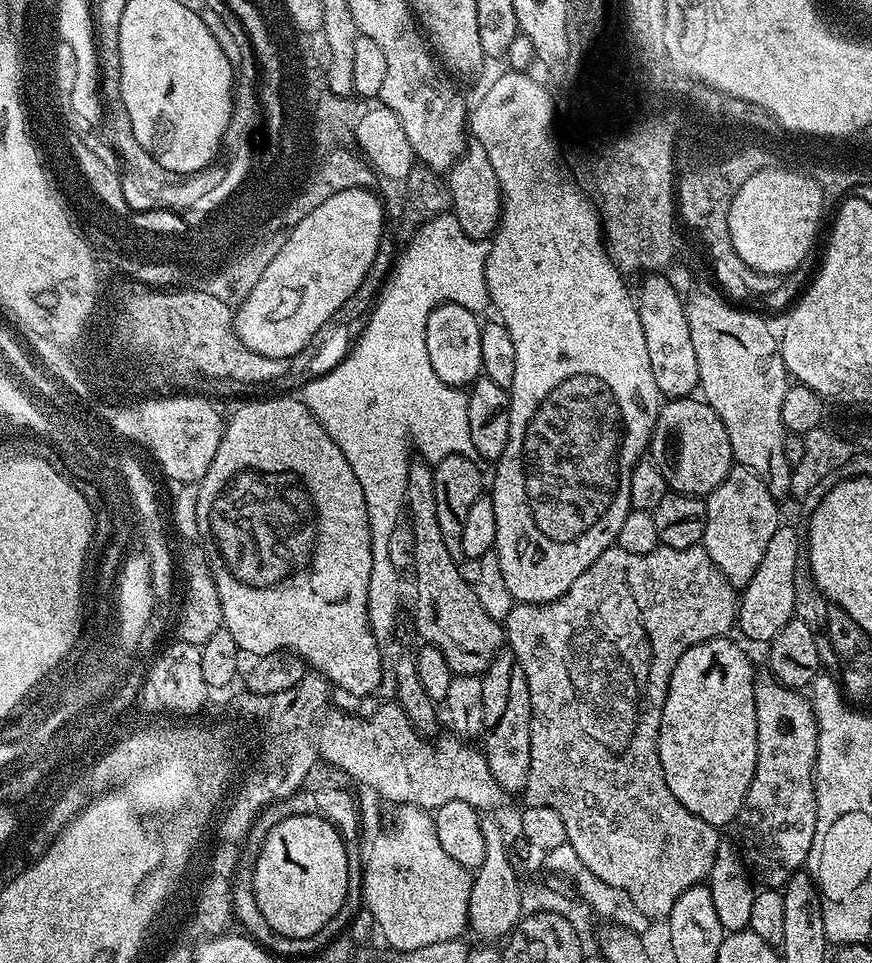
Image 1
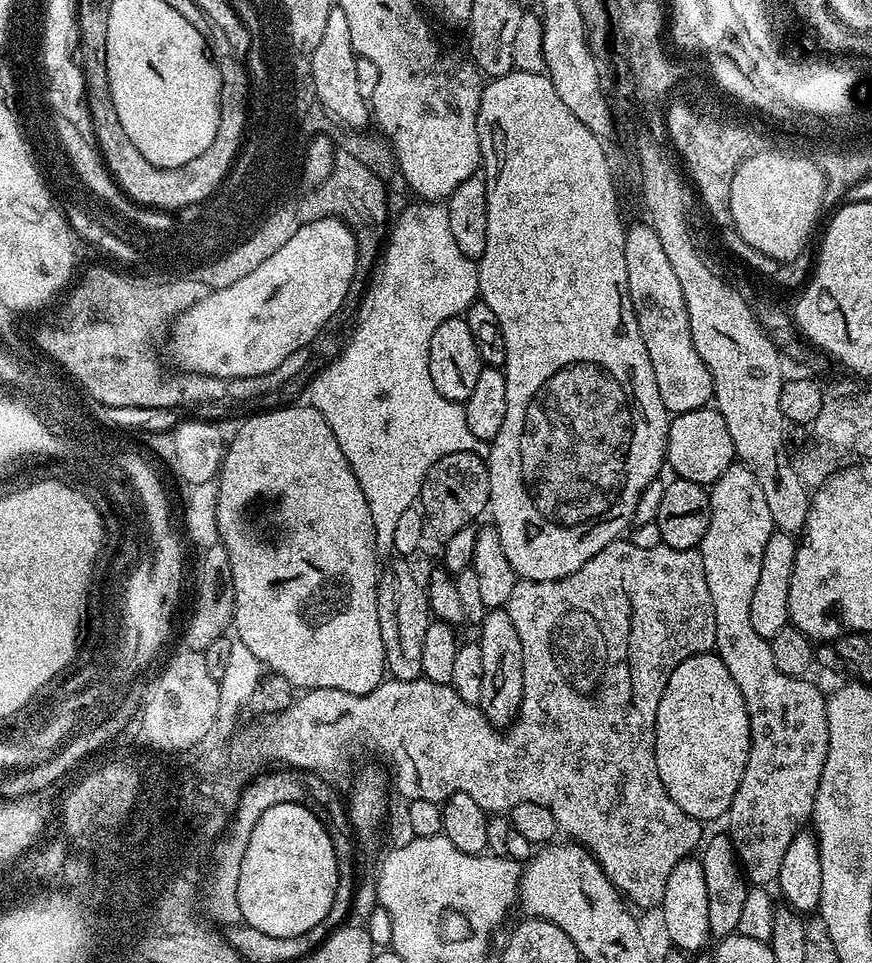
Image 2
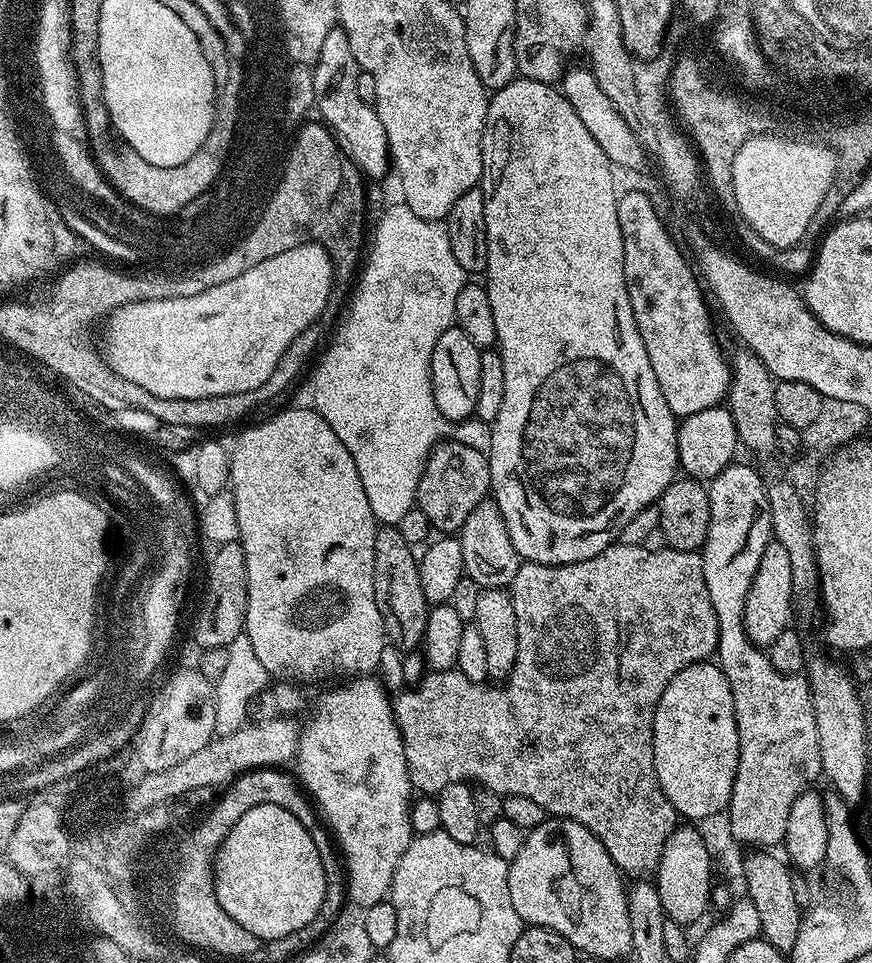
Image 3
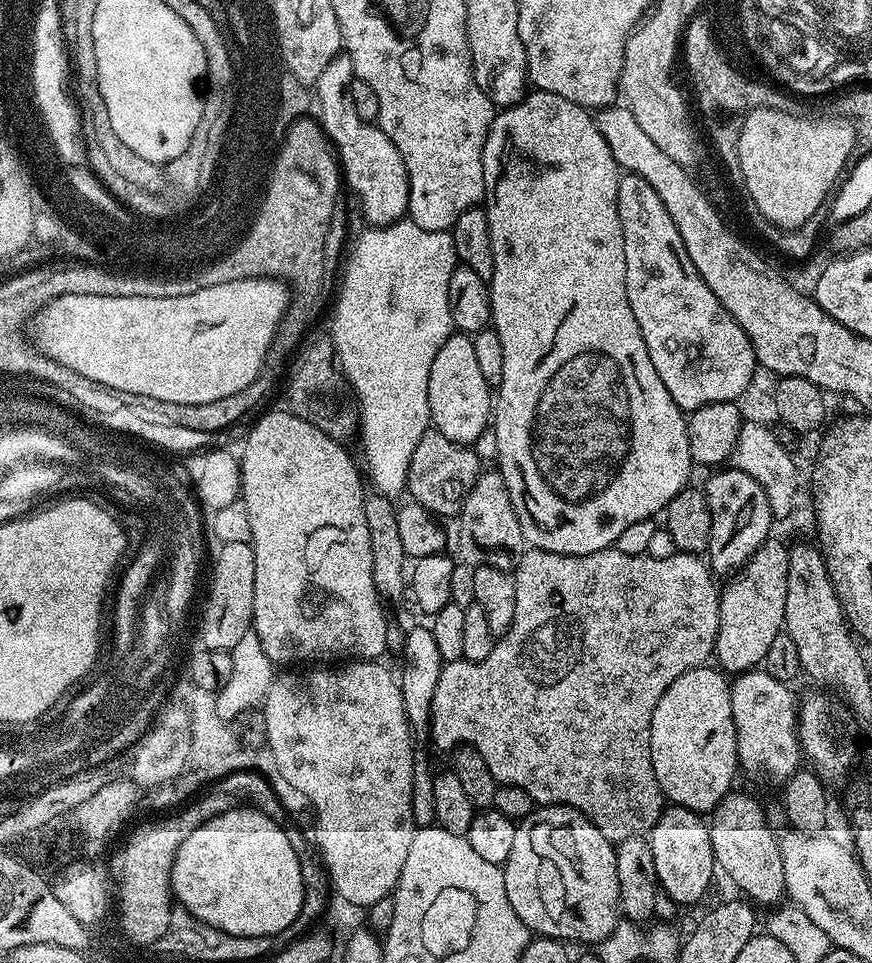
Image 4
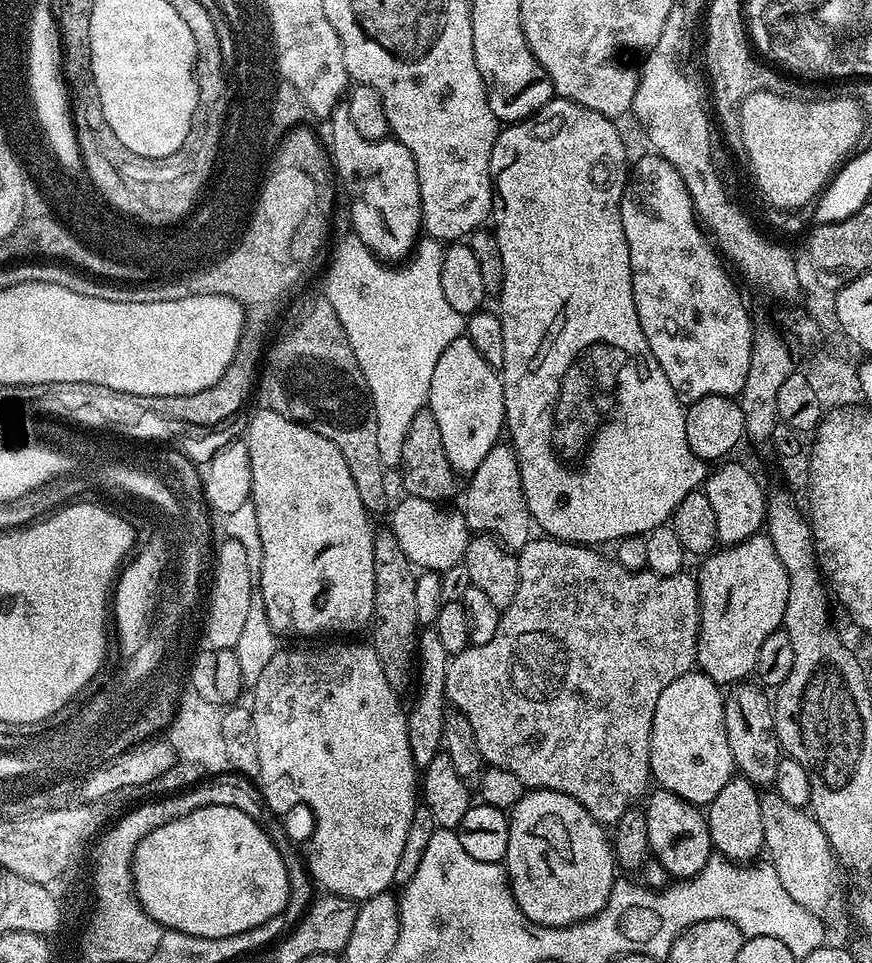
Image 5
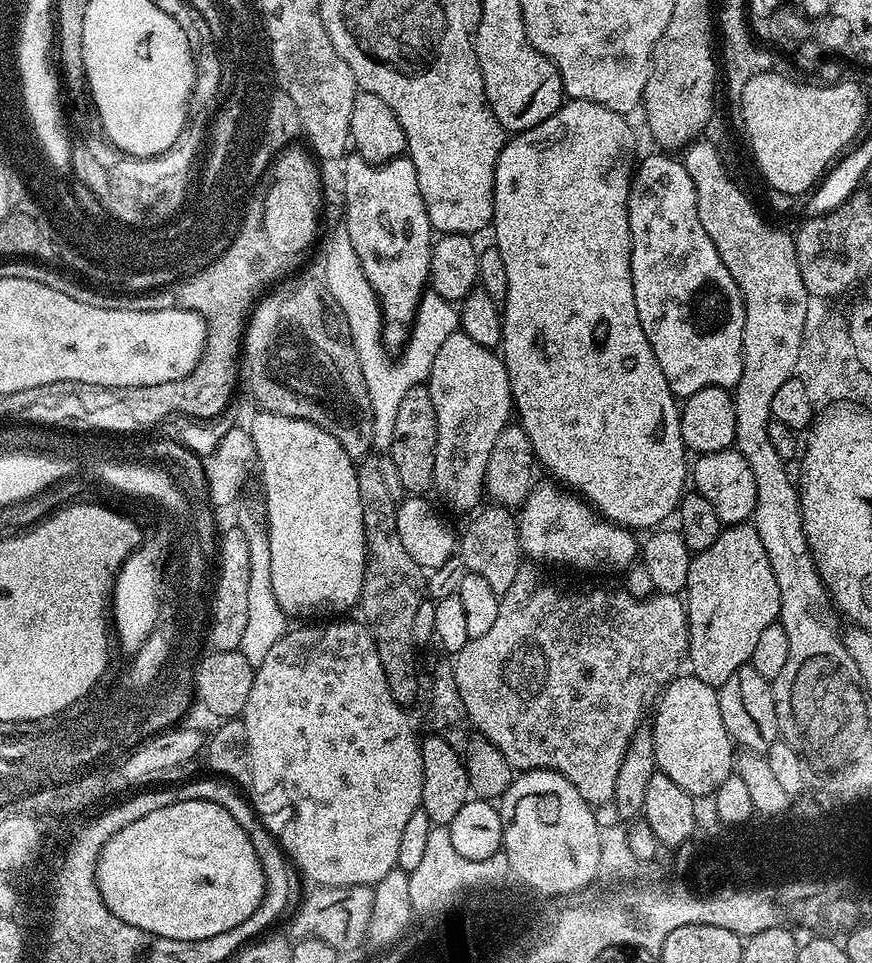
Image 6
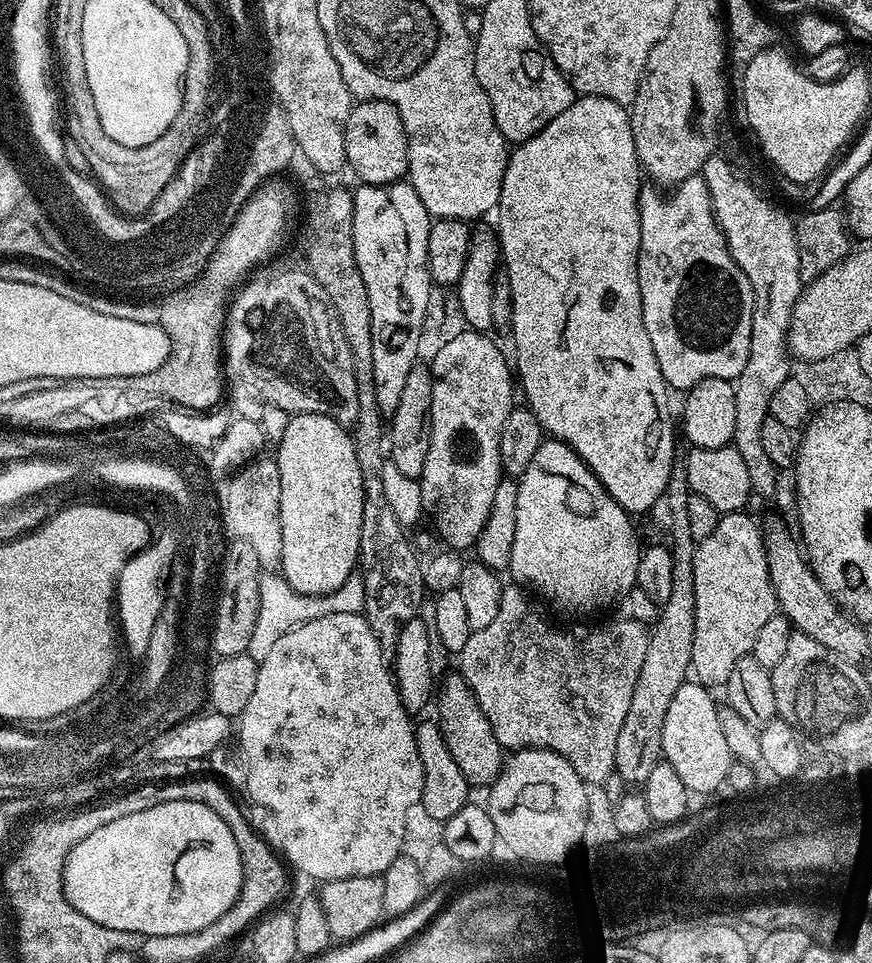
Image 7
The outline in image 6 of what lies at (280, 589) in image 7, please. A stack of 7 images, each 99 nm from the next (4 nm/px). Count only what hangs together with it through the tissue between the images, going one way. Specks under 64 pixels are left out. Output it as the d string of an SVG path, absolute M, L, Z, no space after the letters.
M252 512L238 513L235 523L250 542L250 587L246 597L246 630L242 633L242 642L238 650L252 665L257 665L262 662L262 658L266 658L266 653L274 646L274 642L278 642L278 638L282 638L284 633L289 631L290 620L274 598L274 586L270 586L270 542L267 531L262 527L261 521L260 524L256 521L256 516Z

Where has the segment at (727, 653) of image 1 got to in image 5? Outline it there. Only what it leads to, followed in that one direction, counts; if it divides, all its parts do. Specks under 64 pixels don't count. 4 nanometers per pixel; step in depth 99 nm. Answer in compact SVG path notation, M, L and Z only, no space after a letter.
M693 670L682 674L682 678L674 678L674 682L670 682L666 690L662 690L658 706L654 706L650 742L651 779L659 787L670 790L678 794L678 798L697 806L711 804L714 798L718 798L718 790L722 790L722 786L726 786L726 782L730 782L734 775L730 742L726 738L724 697L721 685L715 684L706 673Z

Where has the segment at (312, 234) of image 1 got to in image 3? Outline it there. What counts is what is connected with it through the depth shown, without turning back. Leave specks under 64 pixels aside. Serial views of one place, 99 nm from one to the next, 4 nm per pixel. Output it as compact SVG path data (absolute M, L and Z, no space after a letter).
M305 242L285 252L274 254L274 258L266 258L266 262L258 262L258 266L254 266L246 274L238 274L238 278L230 278L230 282L211 285L209 289L202 289L193 296L171 294L160 299L143 300L115 308L113 312L108 313L102 324L104 327L104 348L102 344L104 361L116 371L117 376L126 378L126 382L134 382L134 386L142 386L142 390L163 400L201 400L202 398L238 395L256 390L270 378L270 374L274 373L278 360L282 358L282 354L285 354L290 342L294 341L294 338L297 338L298 334L310 327L311 324L315 324L321 319L319 316L323 314L324 307L329 307L330 304L332 277L332 259L328 251L319 242Z

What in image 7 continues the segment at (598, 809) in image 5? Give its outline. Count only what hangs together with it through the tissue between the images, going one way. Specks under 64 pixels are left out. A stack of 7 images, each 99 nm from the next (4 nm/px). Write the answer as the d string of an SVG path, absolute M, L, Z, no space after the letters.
M515 582L505 586L498 615L490 621L490 626L472 632L466 646L462 646L458 654L458 674L468 683L478 706L482 706L482 714L486 714L490 730L494 730L494 738L498 738L501 748L549 748L574 766L585 785L603 785L604 779L616 771L618 732L622 730L634 684L645 661L649 629L627 618L608 620L593 628L555 628L536 613L527 595L529 593Z

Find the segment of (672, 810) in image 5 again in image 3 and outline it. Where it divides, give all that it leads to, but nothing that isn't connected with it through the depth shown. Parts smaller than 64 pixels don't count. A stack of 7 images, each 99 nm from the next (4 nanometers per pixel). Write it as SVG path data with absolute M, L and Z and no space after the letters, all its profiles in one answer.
M677 826L670 838L666 838L660 863L654 869L654 883L665 917L683 926L690 926L695 920L702 919L713 899L712 872L714 873L714 856L708 852L699 827Z

